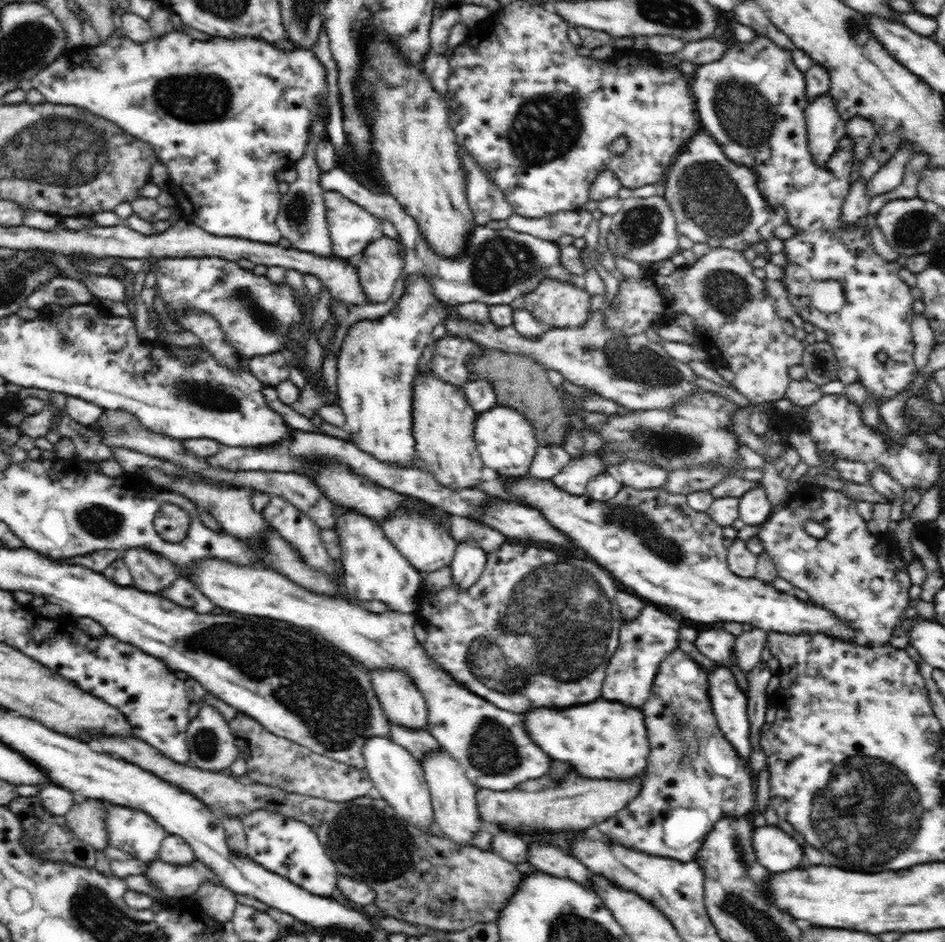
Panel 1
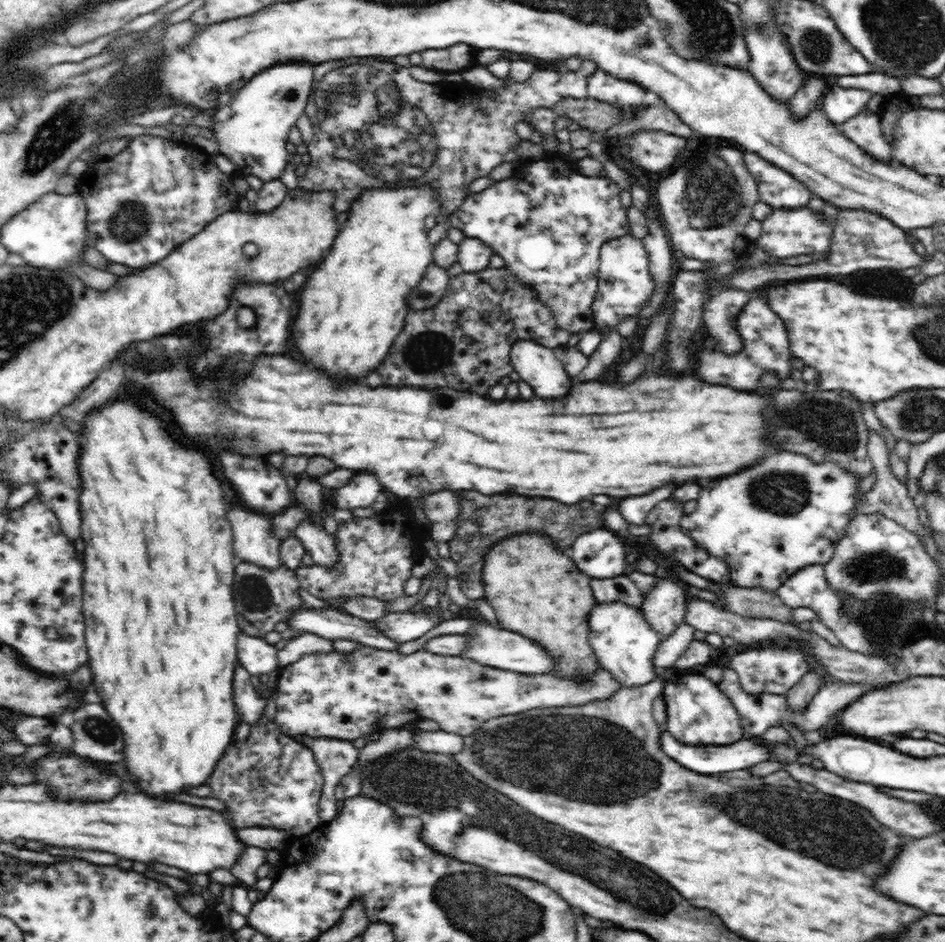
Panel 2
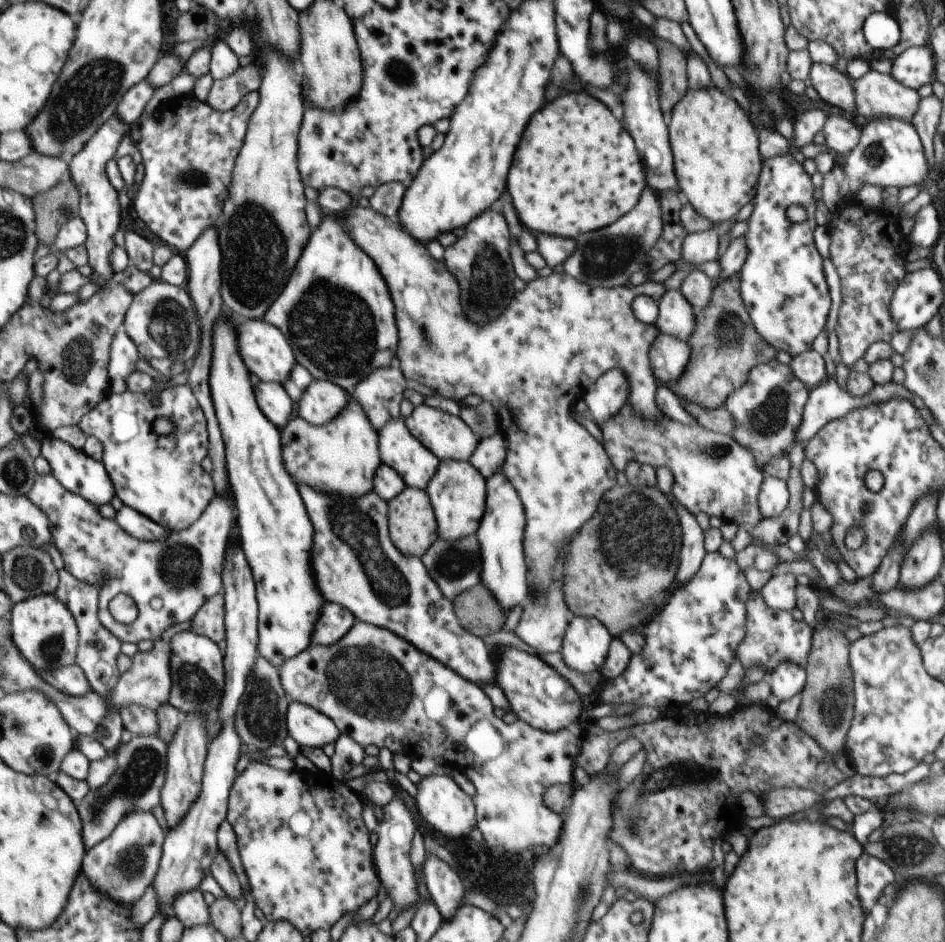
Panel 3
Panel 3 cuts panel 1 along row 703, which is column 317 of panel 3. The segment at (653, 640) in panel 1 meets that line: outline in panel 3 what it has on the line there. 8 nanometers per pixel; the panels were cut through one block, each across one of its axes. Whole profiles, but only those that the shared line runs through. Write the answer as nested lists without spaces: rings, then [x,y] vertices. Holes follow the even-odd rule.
[[[324,602],[320,608],[320,618],[312,632],[312,642],[322,646],[332,646],[341,640],[357,621],[346,608],[335,603]]]

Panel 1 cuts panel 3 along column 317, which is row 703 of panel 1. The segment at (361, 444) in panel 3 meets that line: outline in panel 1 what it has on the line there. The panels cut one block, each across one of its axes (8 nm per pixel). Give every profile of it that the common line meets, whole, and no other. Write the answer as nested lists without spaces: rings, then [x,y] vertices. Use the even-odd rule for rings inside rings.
[[[216,557],[196,561],[189,580],[219,610],[266,616],[302,626],[342,648],[342,652],[356,658],[370,671],[404,669],[427,703],[431,735],[462,765],[466,777],[476,788],[507,791],[528,778],[540,778],[548,772],[552,758],[536,747],[536,742],[526,734],[524,718],[480,700],[480,696],[456,683],[447,672],[436,666],[416,640],[414,615],[390,610],[374,613],[343,597],[313,593],[278,571]]]

